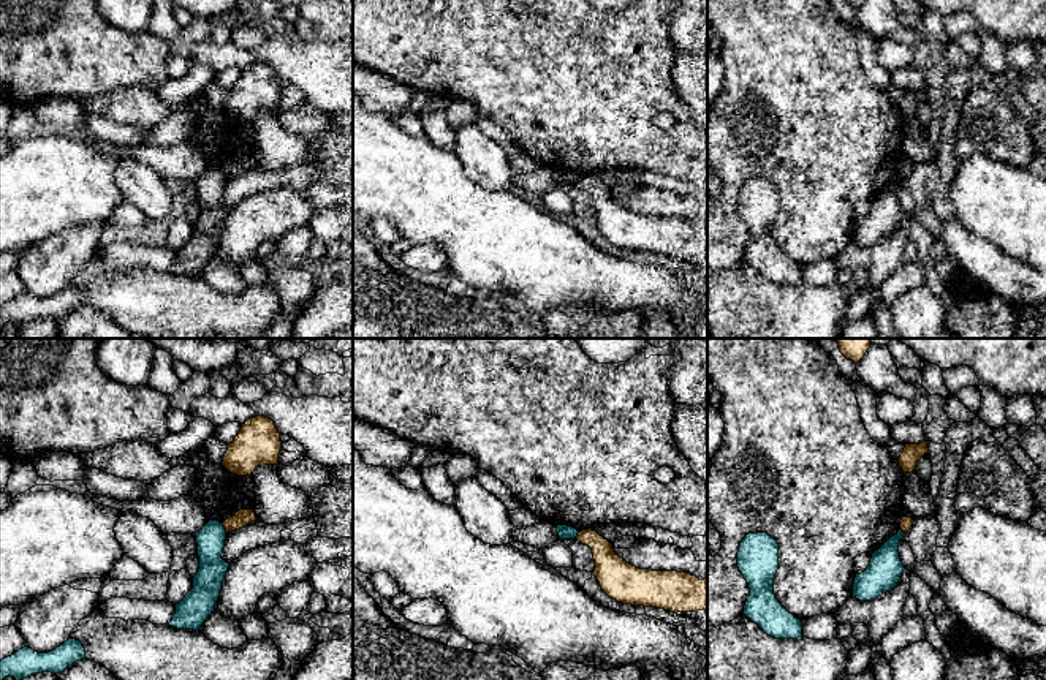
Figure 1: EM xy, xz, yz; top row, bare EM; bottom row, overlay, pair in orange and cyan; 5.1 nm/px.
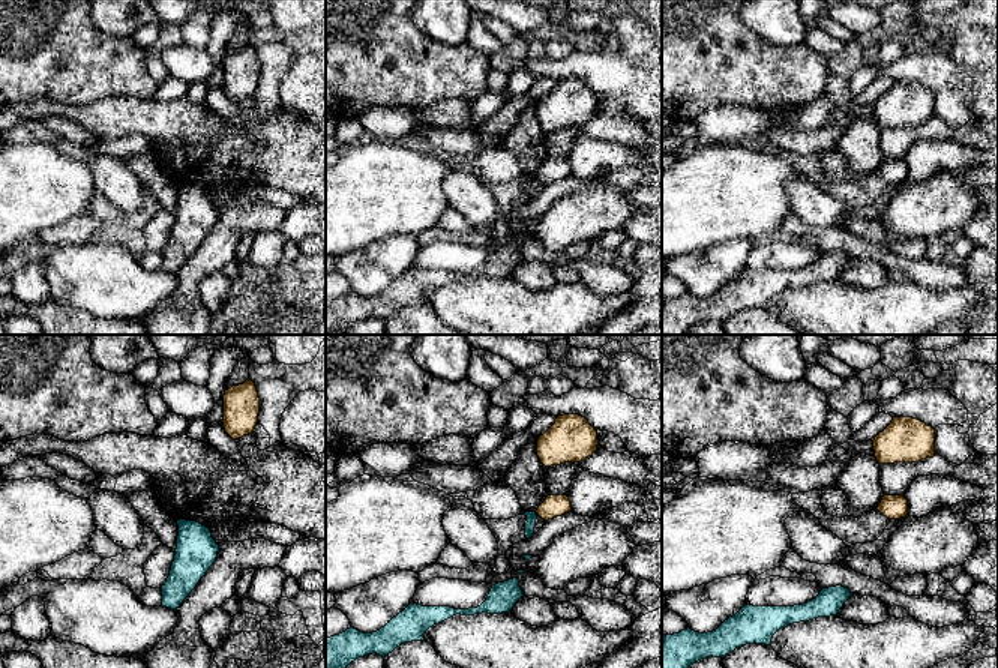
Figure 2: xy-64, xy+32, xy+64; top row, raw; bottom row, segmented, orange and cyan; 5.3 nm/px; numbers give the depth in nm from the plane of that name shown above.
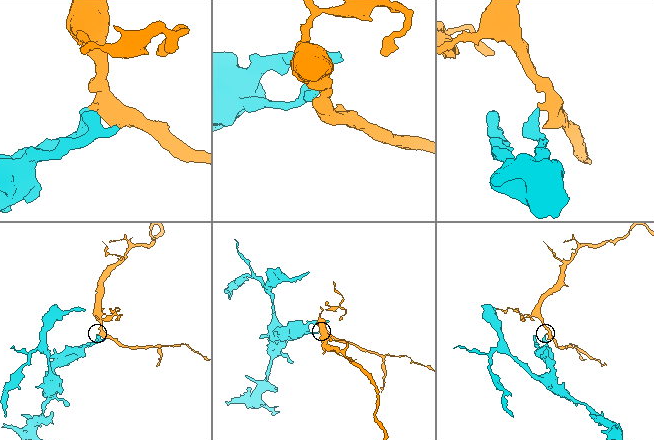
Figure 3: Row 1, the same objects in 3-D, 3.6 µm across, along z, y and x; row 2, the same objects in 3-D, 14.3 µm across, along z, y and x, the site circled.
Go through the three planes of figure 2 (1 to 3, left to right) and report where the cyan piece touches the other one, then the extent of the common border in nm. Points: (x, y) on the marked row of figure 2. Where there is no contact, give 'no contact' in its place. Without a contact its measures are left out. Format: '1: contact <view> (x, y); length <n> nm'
1: no contact
2: no contact
3: no contact

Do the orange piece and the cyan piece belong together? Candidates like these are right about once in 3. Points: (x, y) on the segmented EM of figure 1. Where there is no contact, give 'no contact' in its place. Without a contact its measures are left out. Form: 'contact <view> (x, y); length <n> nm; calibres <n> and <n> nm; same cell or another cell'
contact xy (225, 528); length 50 nm; calibres 90 and 140 nm; another cell

